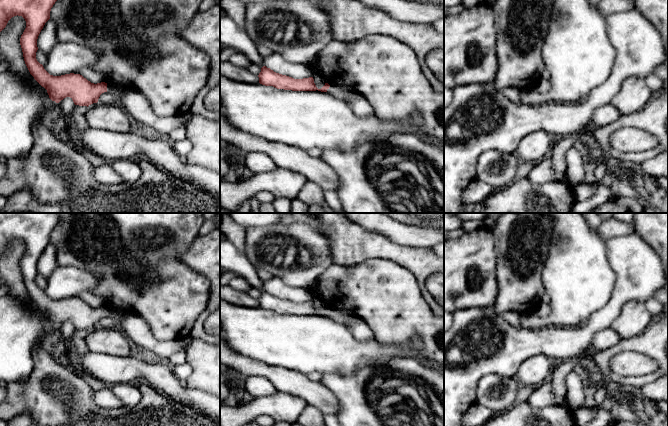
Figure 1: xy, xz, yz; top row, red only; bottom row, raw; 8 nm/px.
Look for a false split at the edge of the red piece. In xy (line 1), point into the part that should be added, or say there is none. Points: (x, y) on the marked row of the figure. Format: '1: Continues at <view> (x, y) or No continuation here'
1: Continues at xy (119, 91)

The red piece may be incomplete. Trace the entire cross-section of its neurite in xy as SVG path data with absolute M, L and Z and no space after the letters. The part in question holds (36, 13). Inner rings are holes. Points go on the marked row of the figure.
M0 0L0 32L6 27L8 21L14 16L22 16L26 21L26 28L21 35L20 45L23 52L25 64L34 79L47 90L49 98L59 103L66 97L70 97L75 105L89 106L97 103L100 95L110 92L117 95L118 104L126 91L125 87L118 87L111 83L91 83L80 74L65 74L61 76L50 75L36 59L37 39L45 23L50 19L50 11L57 0Z

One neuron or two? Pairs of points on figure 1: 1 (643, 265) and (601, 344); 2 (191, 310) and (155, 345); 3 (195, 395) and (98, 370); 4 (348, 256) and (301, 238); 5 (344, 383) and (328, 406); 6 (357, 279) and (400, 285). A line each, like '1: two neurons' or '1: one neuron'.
1: two neurons
2: two neurons
3: one neuron
4: two neurons
5: two neurons
6: one neuron

